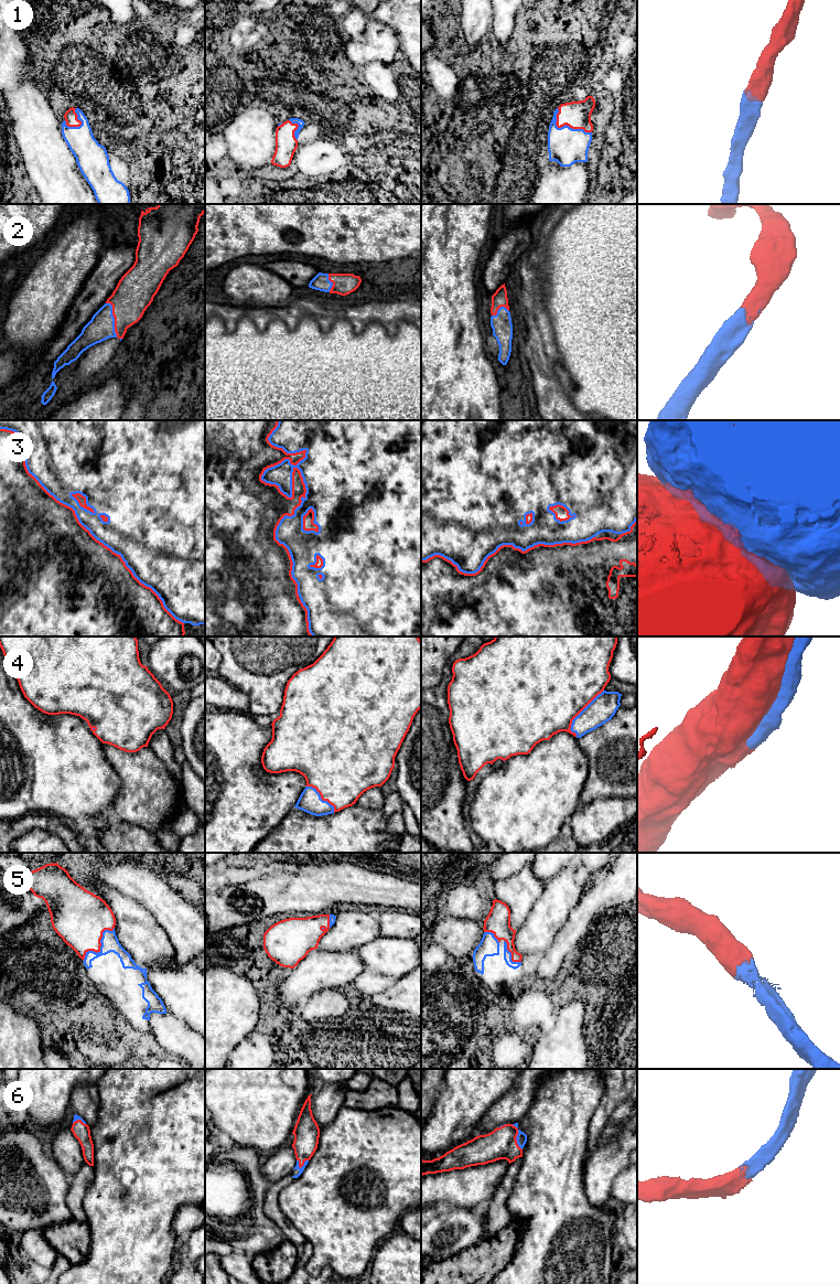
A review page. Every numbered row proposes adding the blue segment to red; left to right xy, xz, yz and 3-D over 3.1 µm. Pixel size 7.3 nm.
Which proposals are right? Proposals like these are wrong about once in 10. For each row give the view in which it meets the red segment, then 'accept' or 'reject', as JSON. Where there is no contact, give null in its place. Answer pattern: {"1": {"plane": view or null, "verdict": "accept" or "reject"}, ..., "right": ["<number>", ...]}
{"1": {"plane": "yz", "verdict": "accept"}, "2": {"plane": "xy", "verdict": "accept"}, "3": {"plane": "xz", "verdict": "reject"}, "4": {"plane": "yz", "verdict": "accept"}, "5": {"plane": "xy", "verdict": "accept"}, "6": {"plane": "yz", "verdict": "accept"}, "right": ["1", "2", "4", "5", "6"]}

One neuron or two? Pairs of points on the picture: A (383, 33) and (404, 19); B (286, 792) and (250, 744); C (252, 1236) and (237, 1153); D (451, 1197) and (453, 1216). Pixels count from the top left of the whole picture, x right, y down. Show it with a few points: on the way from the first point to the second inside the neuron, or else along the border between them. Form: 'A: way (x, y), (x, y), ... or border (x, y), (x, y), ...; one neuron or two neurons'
A: border (368, 19), (381, 21), (396, 31), (400, 52); two neurons
B: way (267, 795), (262, 795), (238, 771), (238, 762); one neuron
C: way (252, 1215), (252, 1174); one neuron
D: border (477, 1206), (449, 1208); two neurons

